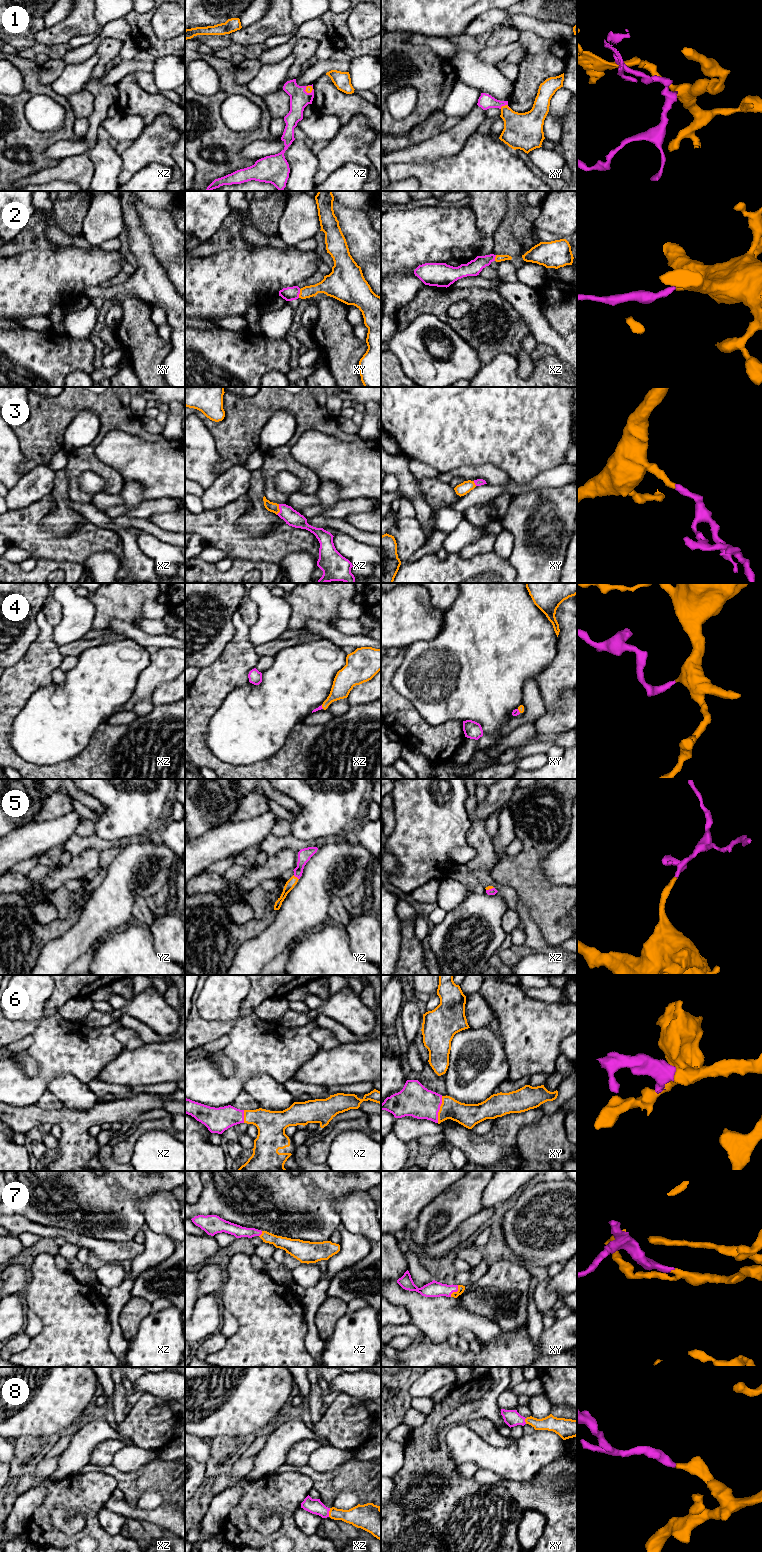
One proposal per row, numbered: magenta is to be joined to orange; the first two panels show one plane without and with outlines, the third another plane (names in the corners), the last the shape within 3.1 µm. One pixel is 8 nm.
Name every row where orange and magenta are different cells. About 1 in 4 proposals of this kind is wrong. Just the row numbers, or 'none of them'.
none of them

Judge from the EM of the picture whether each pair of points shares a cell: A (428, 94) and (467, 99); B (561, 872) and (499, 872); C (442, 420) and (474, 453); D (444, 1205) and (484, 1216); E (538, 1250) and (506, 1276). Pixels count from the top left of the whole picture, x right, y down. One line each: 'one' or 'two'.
A: two
B: two
C: one
D: two
E: two

